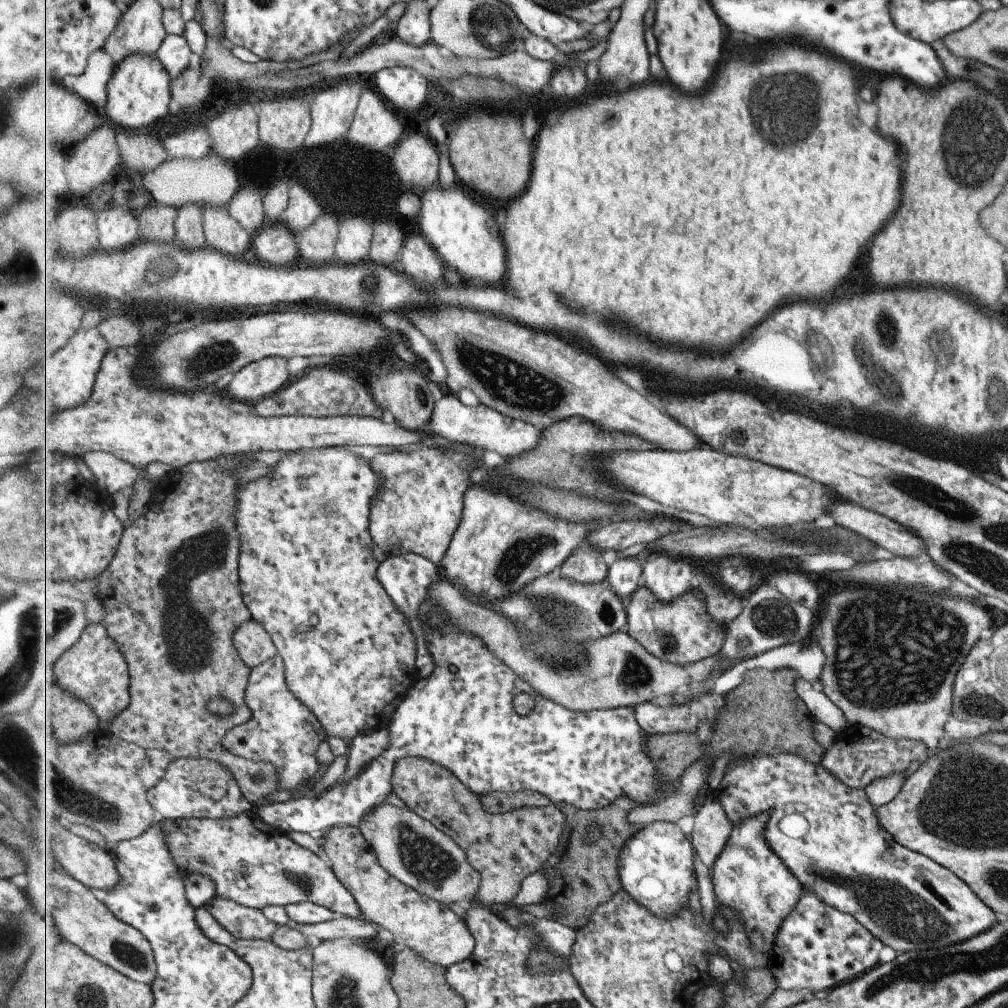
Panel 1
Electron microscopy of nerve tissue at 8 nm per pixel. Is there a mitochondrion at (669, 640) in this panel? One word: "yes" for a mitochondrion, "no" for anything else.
yes

